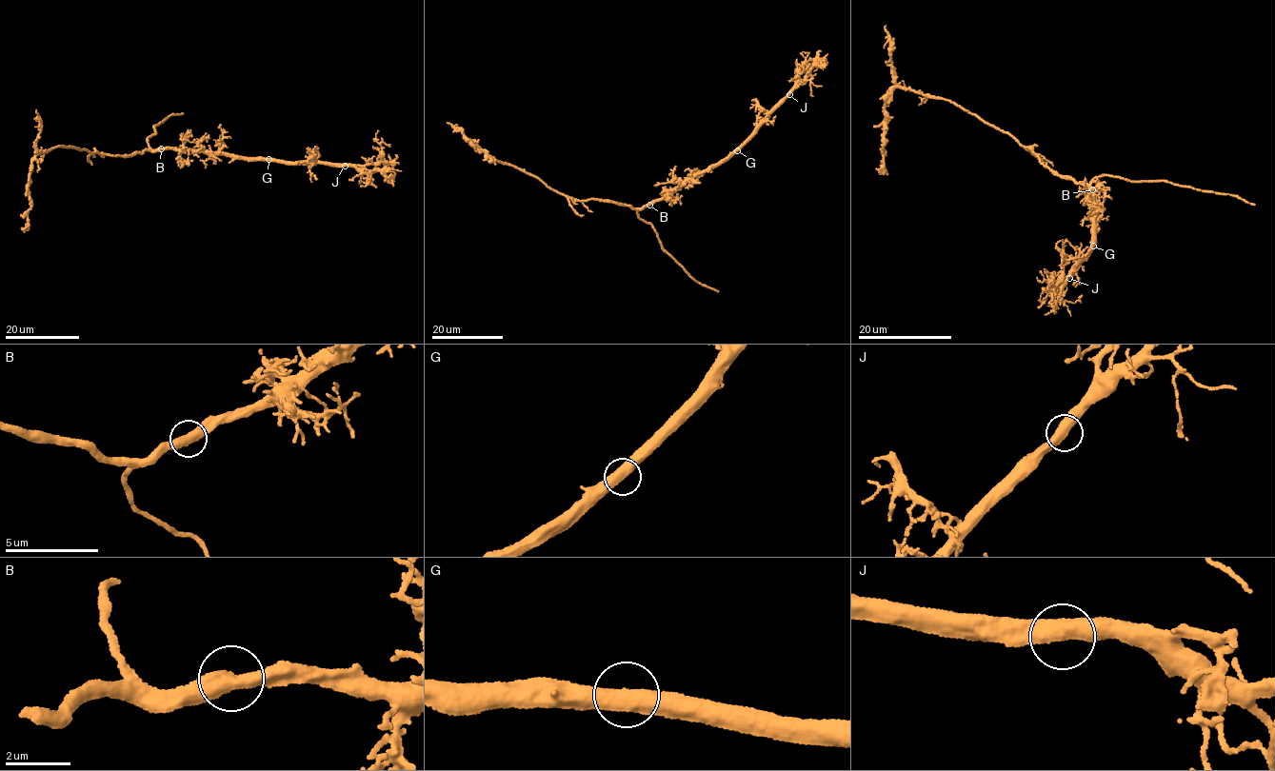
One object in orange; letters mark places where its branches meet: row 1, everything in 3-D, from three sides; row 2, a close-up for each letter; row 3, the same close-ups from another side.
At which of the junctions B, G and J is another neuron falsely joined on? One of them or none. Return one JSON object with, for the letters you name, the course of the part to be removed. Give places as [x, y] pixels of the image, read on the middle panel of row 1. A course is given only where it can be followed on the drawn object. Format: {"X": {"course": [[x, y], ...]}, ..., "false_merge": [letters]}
{"false_merge": []}

